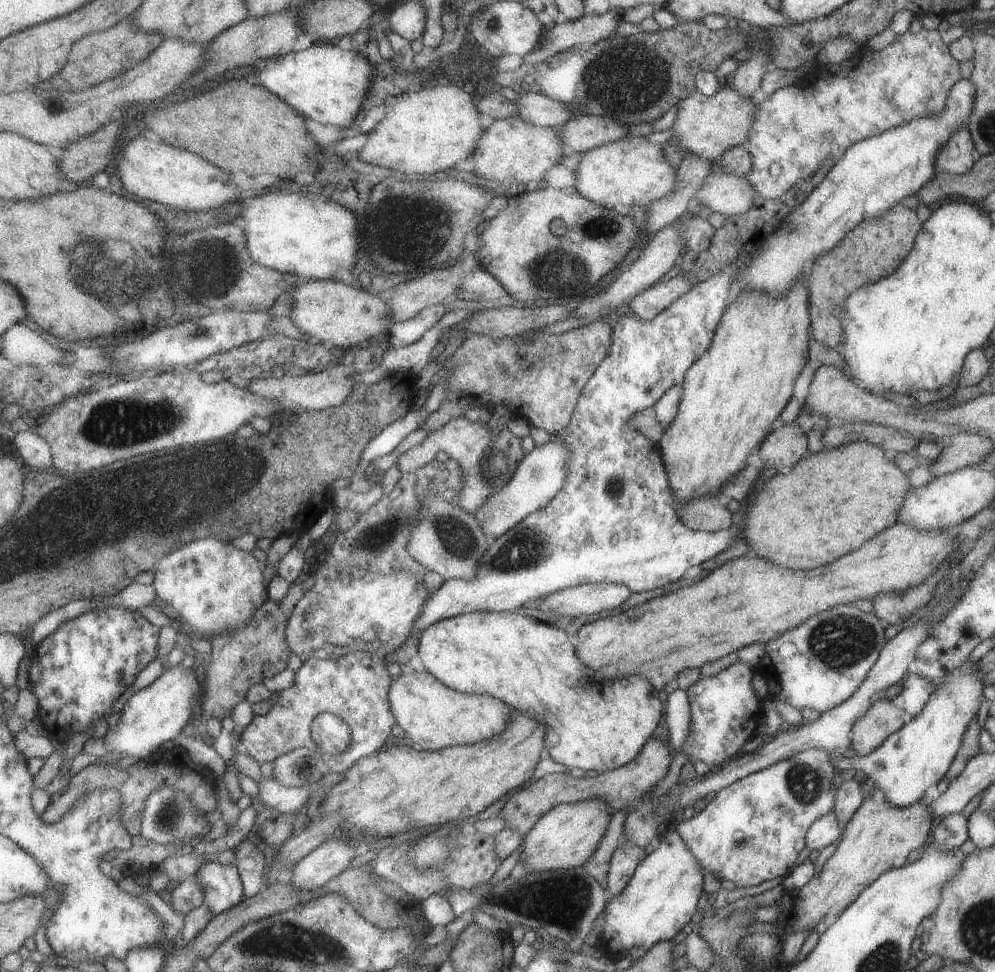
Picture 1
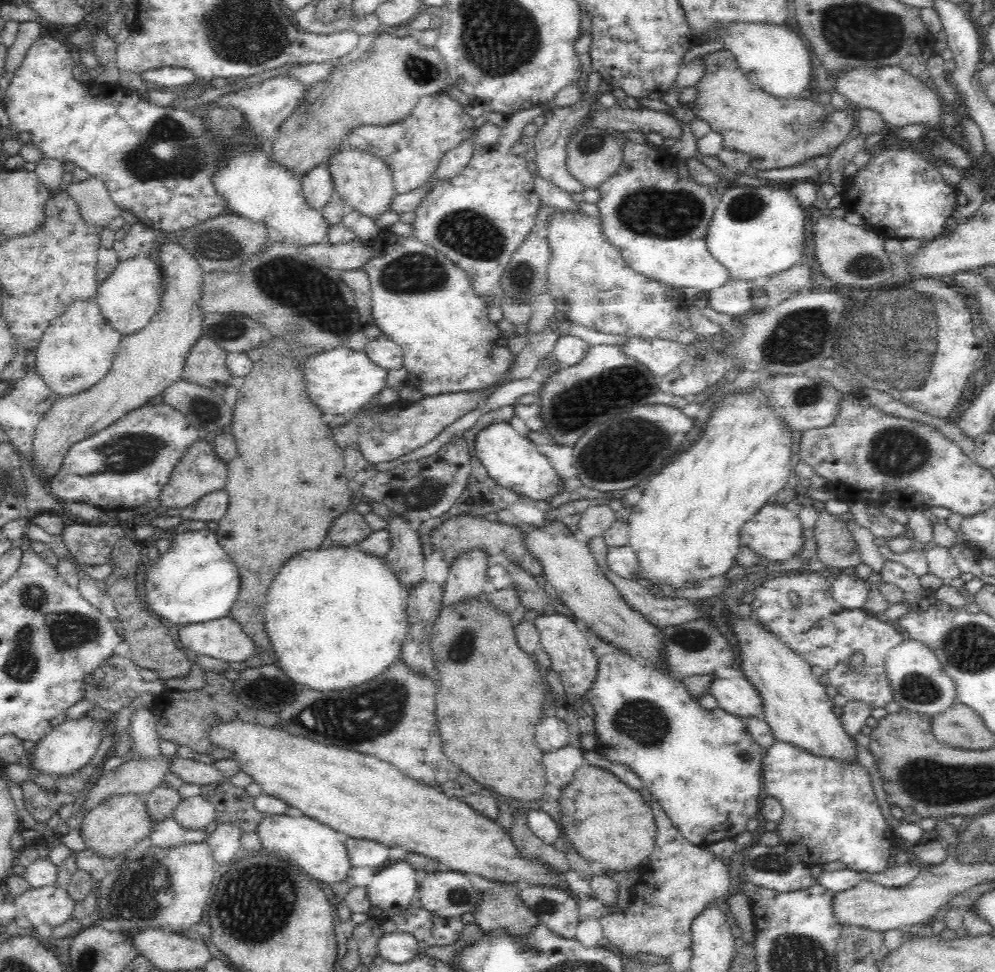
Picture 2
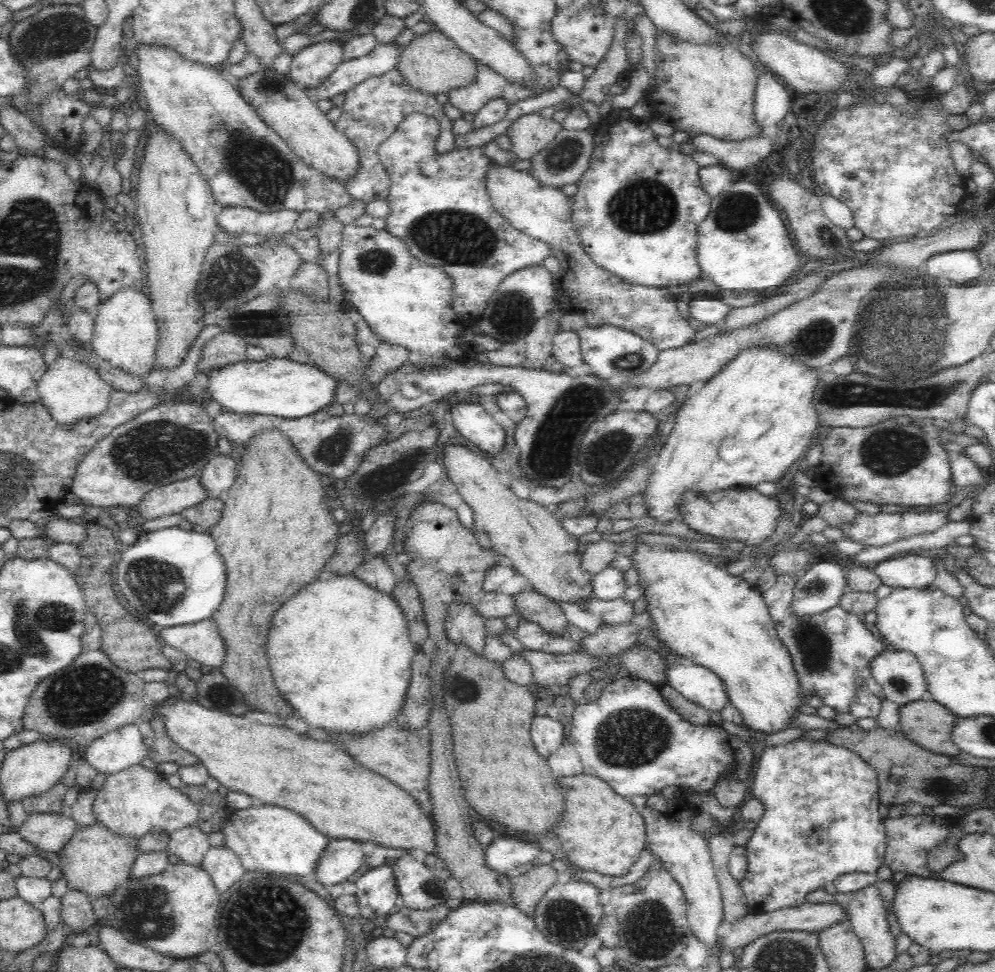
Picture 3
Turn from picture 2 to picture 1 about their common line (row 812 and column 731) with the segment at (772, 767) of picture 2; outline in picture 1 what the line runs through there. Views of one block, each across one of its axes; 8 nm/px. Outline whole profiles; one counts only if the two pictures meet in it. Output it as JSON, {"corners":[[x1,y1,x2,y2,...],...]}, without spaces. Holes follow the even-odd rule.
{"corners":[[811,749,750,774,720,790,702,812,680,822,676,832,686,842,705,874,716,874,720,880,730,880,738,888,759,886,773,878,787,877,796,866,800,852,807,846,805,839,810,826,820,816,835,810,839,778,832,759,826,750]]}

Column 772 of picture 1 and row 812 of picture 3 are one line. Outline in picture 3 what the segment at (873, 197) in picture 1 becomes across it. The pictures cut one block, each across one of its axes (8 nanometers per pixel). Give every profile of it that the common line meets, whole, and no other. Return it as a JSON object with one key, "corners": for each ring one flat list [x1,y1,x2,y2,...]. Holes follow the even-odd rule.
{"corners":[[253,804,246,810,235,810,222,823,223,845,238,855,244,870,272,872,289,876,312,876,319,856,328,844,328,837,304,817,288,808,276,805]]}

